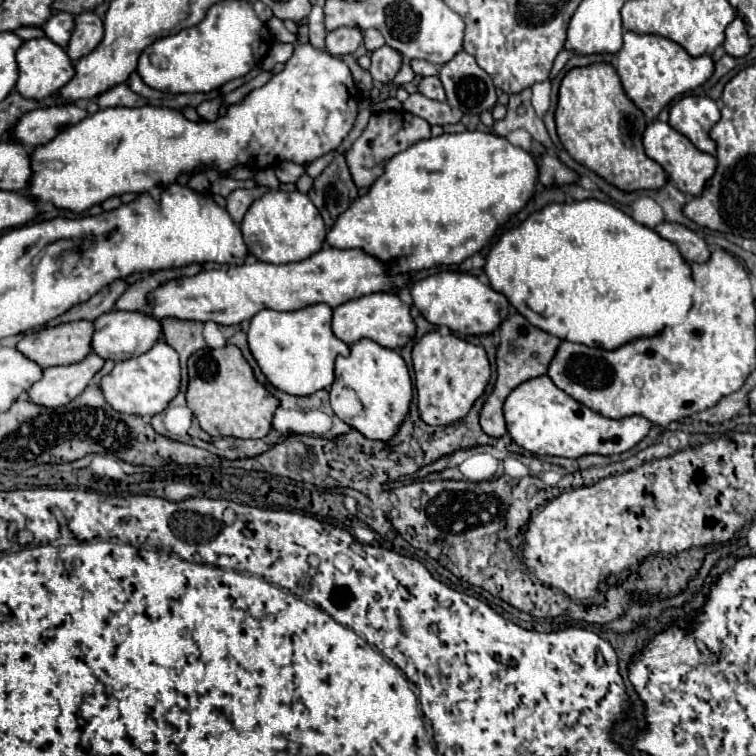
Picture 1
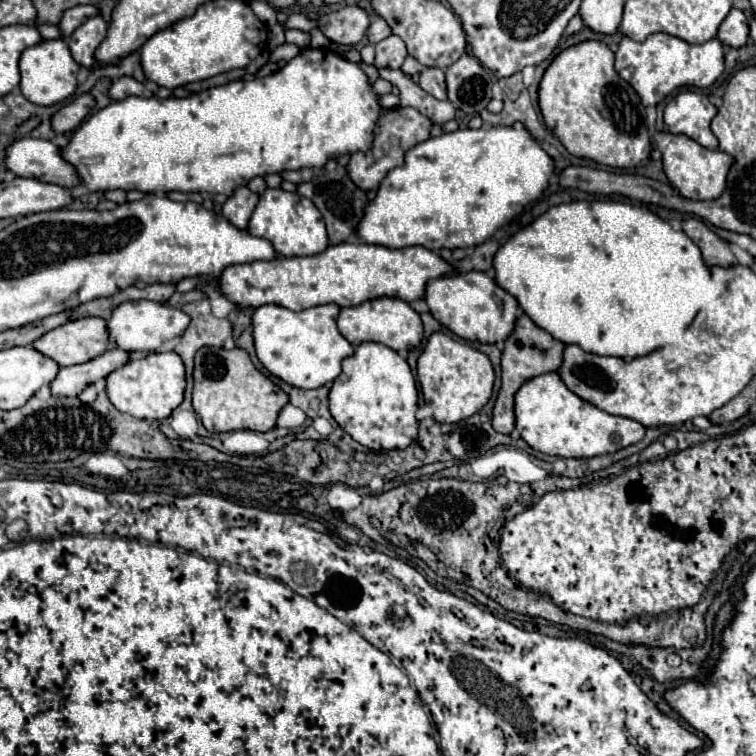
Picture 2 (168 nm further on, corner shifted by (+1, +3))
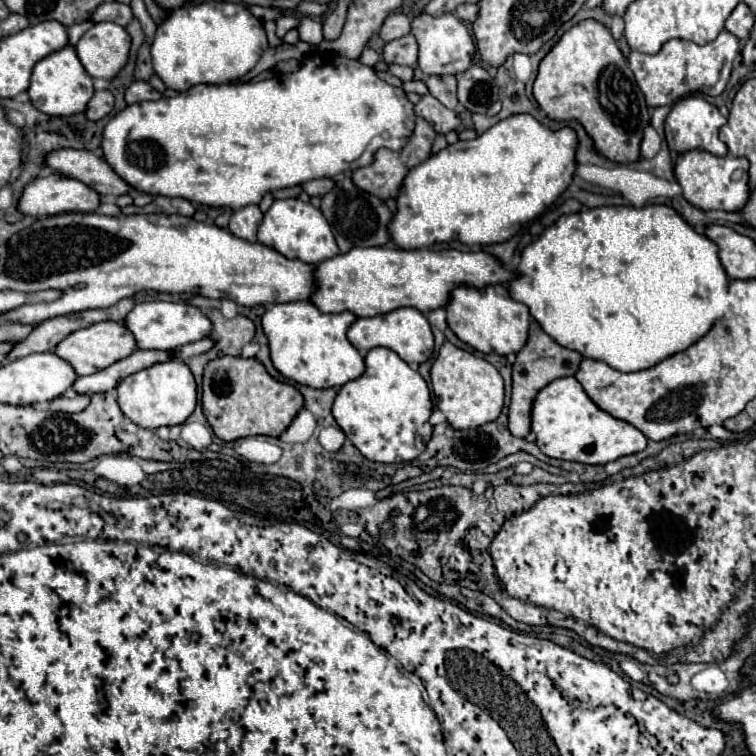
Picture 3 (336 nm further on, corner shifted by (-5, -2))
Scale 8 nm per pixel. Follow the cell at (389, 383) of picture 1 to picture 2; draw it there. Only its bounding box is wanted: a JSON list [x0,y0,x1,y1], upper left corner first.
[329,343,417,449]

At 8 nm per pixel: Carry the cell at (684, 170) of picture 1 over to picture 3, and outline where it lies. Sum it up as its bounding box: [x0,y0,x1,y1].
[675,150,749,212]

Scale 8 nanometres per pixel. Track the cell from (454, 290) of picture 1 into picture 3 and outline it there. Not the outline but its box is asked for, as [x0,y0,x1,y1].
[445,284,529,356]

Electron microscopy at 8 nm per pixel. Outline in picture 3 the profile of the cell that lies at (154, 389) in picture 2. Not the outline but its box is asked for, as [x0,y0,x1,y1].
[117,360,197,430]

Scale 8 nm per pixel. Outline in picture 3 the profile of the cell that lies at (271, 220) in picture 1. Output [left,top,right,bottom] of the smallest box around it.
[257,198,339,266]

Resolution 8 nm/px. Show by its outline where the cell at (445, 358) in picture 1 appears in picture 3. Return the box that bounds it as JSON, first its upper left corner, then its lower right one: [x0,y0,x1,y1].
[431,342,503,430]

